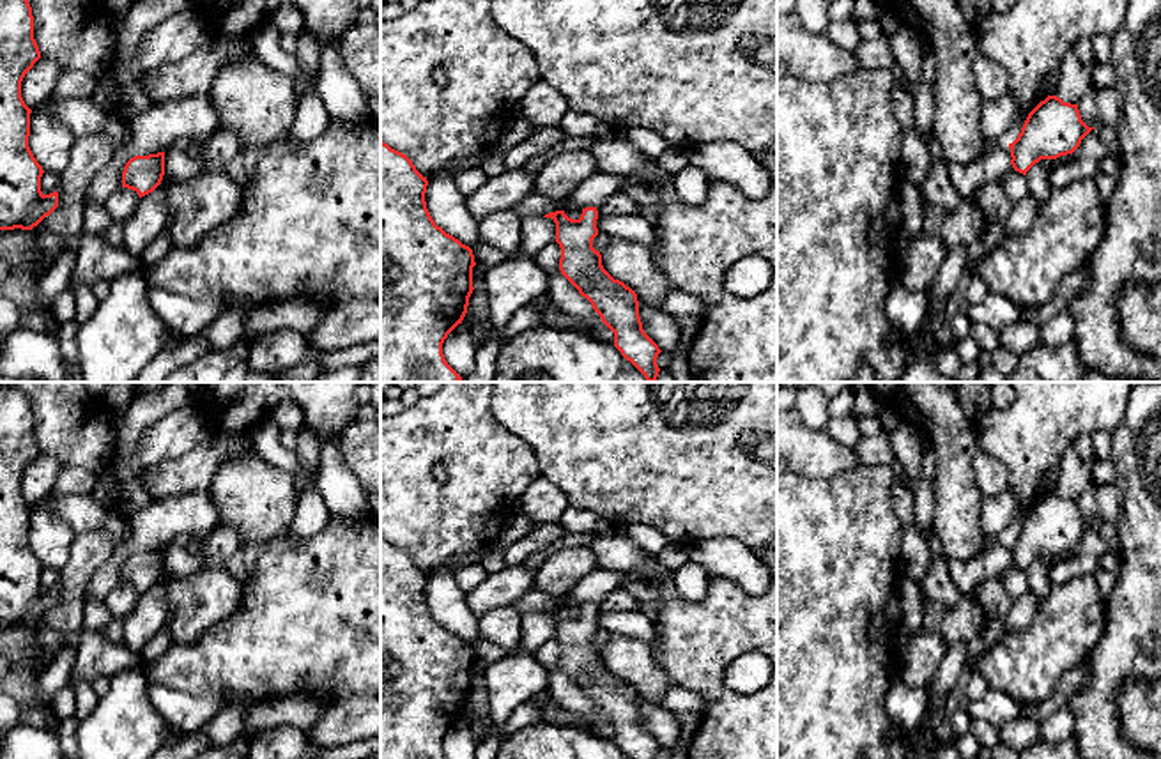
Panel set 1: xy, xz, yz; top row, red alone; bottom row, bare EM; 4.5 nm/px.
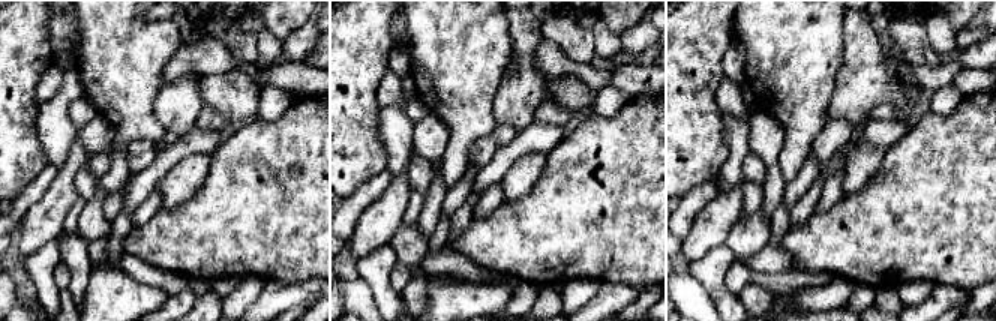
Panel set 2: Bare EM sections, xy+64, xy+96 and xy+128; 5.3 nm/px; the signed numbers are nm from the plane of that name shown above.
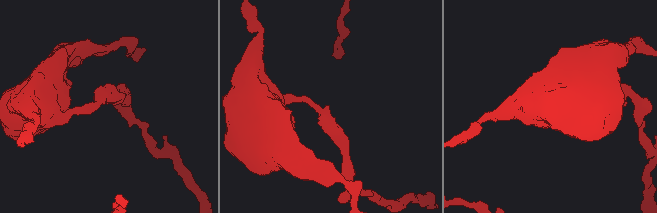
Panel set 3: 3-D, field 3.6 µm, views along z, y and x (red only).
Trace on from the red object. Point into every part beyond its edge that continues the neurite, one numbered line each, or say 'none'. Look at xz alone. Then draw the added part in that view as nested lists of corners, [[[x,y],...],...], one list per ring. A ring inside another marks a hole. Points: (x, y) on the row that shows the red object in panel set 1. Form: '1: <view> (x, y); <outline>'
none

